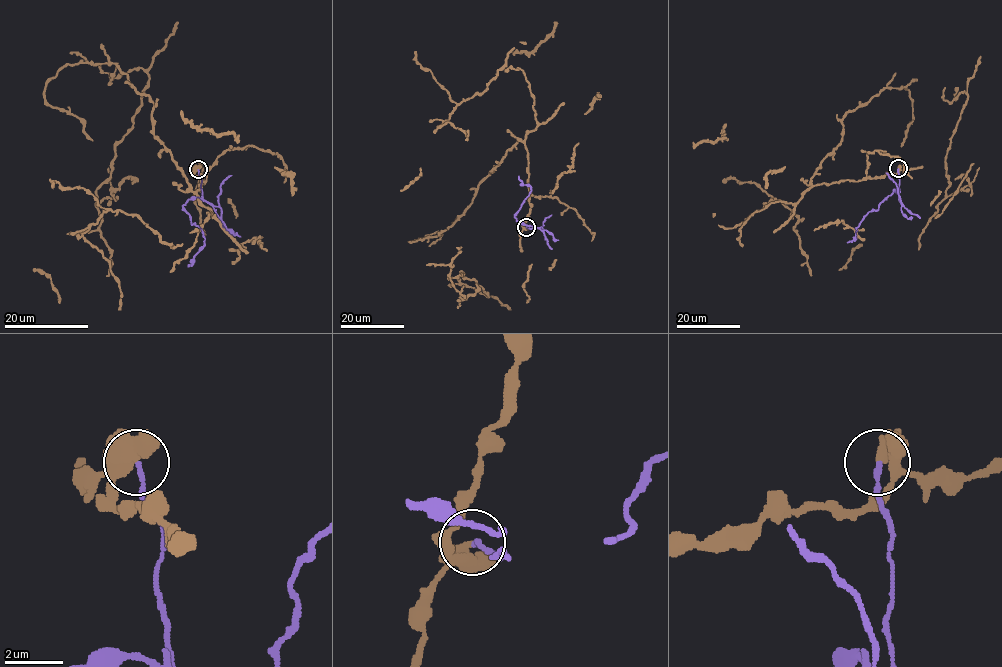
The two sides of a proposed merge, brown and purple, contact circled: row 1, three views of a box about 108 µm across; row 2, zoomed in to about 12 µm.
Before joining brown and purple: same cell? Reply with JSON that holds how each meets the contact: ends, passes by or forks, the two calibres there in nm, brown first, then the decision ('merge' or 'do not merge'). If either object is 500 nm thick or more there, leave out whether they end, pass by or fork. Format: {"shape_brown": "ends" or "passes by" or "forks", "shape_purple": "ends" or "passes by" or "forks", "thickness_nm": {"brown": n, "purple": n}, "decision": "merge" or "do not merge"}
{"shape_brown": "passes by", "shape_purple": "ends", "thickness_nm": {"brown": 320, "purple": 150}, "decision": "do not merge"}

